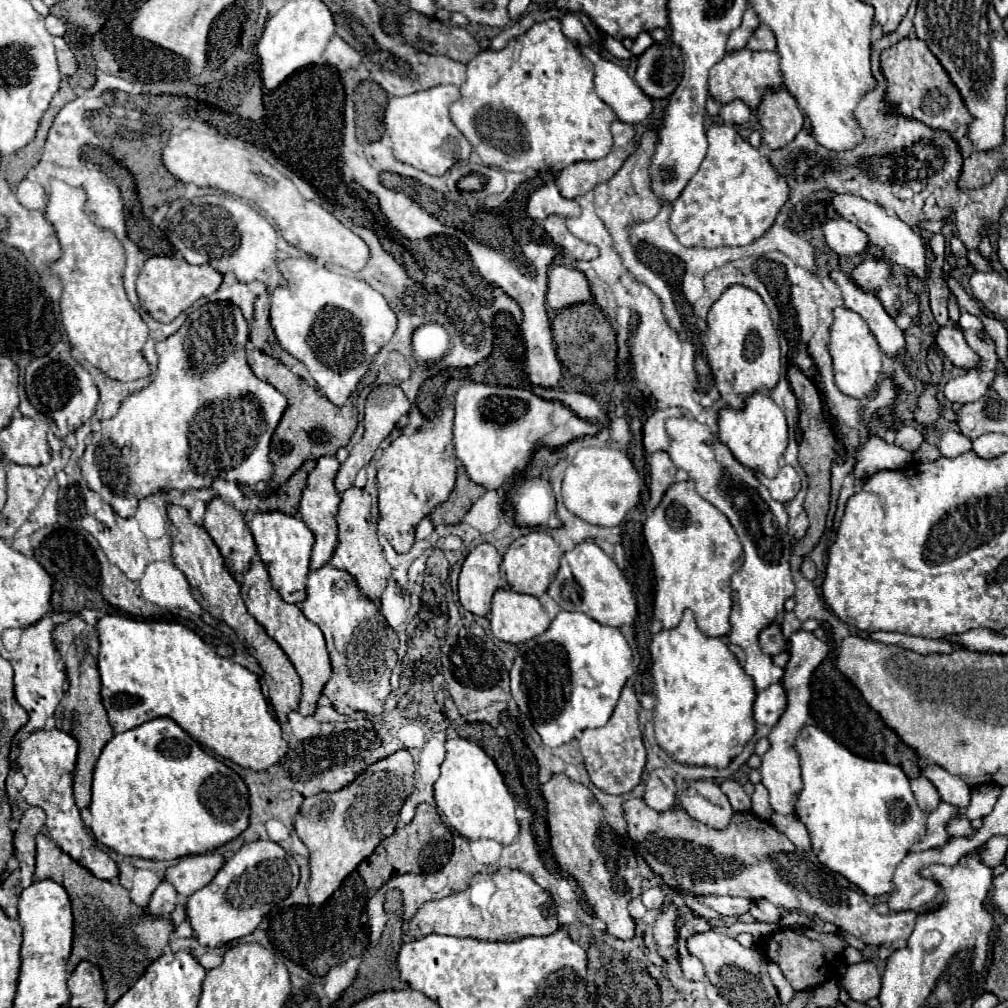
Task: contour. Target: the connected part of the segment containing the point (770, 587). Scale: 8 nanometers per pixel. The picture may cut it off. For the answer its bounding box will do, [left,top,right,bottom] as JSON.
[666,416,795,690]

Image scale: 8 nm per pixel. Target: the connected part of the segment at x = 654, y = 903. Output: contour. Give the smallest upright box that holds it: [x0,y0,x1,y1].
[642,888,664,910]

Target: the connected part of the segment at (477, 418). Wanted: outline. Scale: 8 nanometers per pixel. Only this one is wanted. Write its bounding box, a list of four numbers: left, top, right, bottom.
[454,380,554,488]

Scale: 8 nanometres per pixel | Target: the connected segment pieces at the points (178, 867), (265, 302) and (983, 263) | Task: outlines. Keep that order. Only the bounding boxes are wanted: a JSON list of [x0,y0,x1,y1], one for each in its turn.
[[164,852,226,898],[250,294,298,368],[968,250,992,272]]

